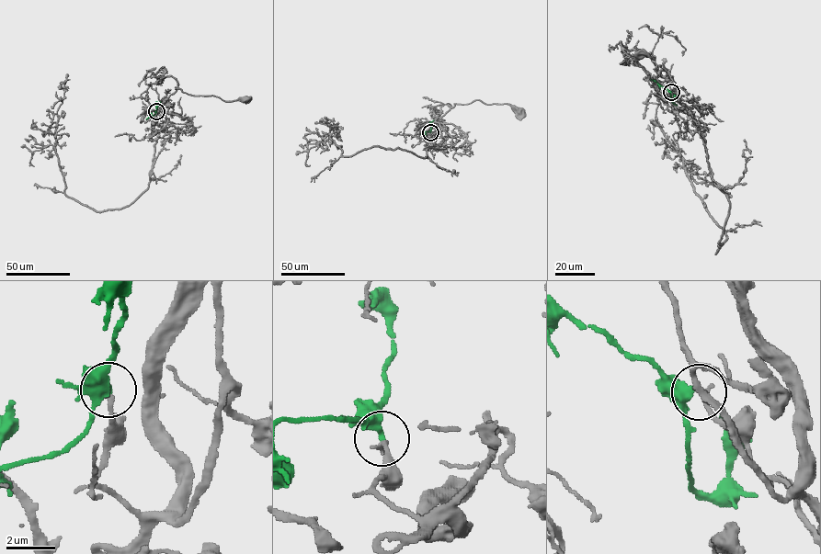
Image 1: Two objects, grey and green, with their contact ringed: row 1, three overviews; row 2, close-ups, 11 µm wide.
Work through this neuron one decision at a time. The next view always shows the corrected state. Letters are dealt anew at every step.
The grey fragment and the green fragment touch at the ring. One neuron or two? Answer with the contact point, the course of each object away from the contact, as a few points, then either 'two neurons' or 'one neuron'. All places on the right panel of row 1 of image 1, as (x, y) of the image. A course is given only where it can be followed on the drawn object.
at (671, 92); grey runs (671, 92), (678, 100), (666, 71), (652, 81), (631, 57), (620, 63), (640, 53); green runs (671, 92), (651, 79); one neuron

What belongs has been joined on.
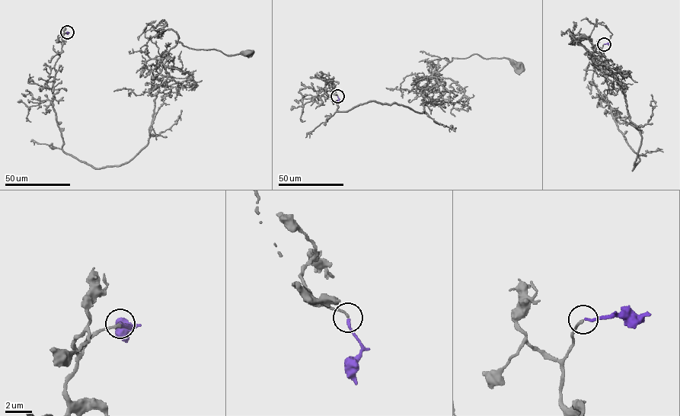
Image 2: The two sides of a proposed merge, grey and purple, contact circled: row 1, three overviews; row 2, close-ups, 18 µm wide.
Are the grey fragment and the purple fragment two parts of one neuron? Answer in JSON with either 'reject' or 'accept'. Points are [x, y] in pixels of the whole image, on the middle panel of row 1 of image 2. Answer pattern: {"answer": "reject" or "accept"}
{"answer": "accept"}

